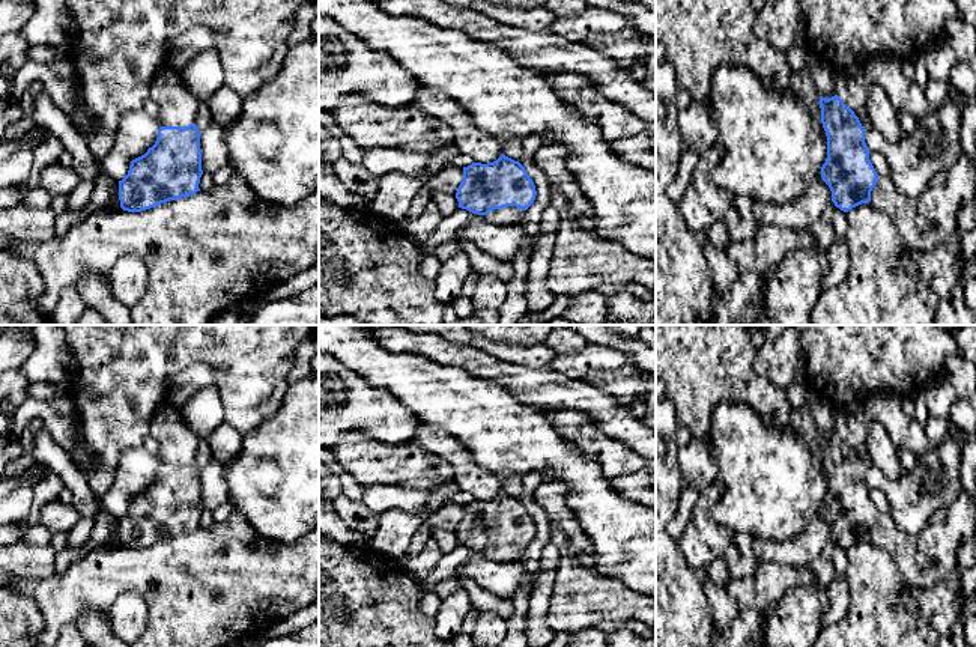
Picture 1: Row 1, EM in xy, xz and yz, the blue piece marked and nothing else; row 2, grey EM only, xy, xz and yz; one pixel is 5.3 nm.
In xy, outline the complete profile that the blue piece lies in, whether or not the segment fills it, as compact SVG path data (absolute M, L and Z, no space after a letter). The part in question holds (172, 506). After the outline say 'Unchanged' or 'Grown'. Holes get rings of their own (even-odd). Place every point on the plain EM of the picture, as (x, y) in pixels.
M196 460L161 463L155 481L132 497L128 512L119 518L120 545L141 549L200 528L200 472Z. Unchanged

